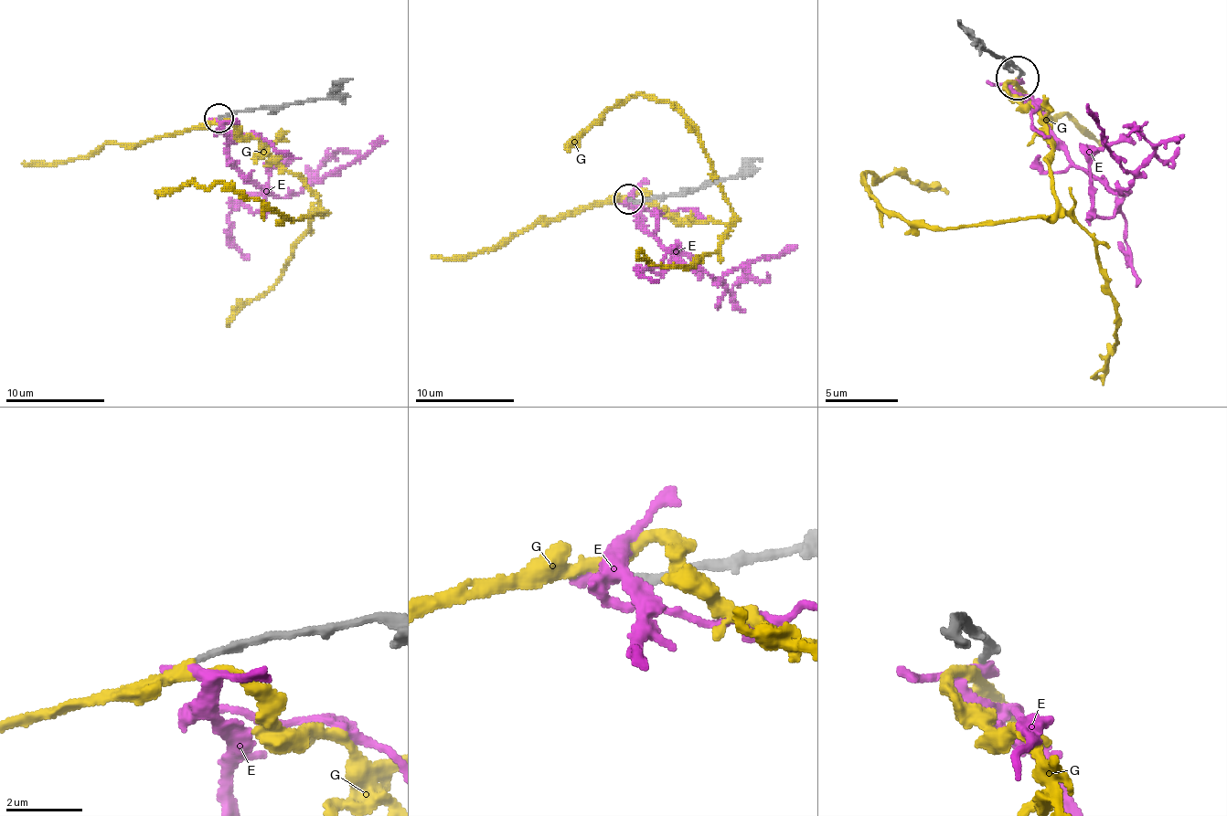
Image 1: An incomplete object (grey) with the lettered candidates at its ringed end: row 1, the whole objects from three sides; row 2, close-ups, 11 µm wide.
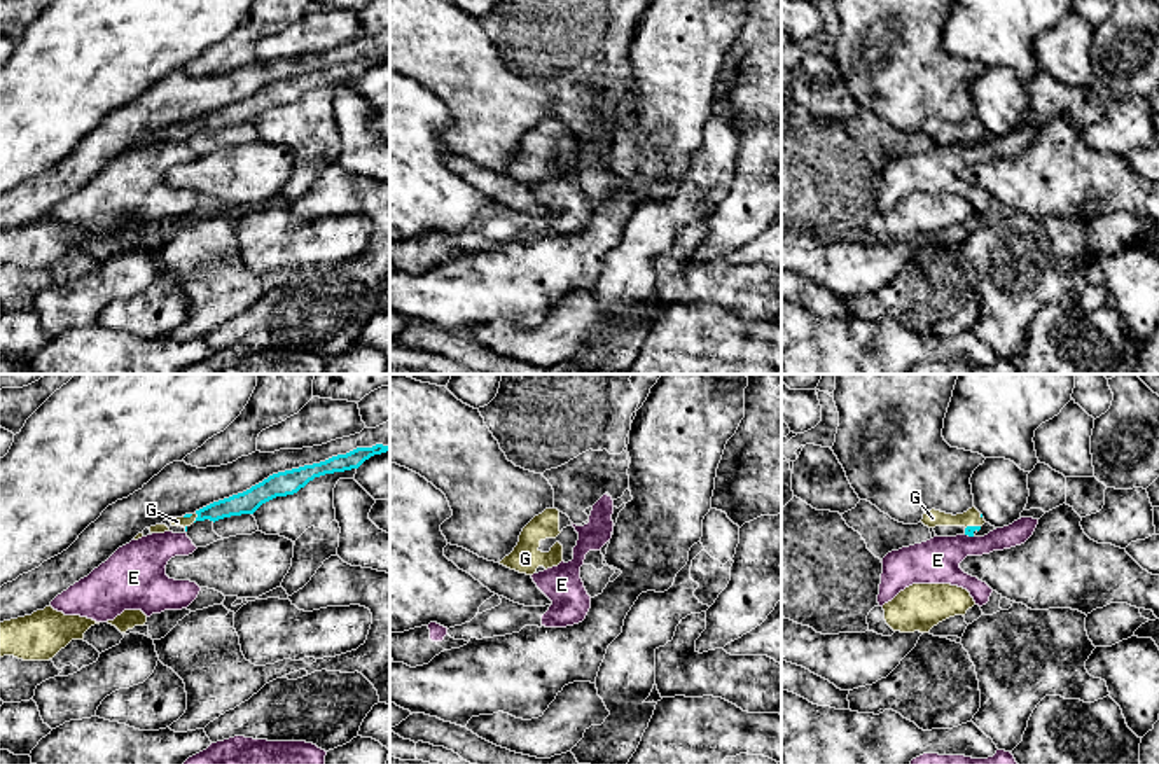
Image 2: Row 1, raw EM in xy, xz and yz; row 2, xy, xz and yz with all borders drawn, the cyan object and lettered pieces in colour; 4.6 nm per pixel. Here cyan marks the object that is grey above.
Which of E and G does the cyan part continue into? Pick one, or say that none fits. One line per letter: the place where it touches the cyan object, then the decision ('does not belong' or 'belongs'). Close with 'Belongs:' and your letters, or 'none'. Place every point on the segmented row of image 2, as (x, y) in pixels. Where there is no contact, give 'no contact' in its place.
E: meets cyan in yz at (969, 535); does not belong
G: meets cyan in xy at (189, 516); belongs
Belongs: G

